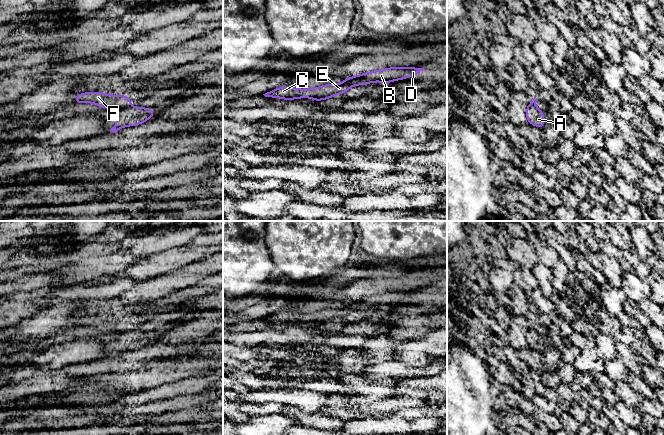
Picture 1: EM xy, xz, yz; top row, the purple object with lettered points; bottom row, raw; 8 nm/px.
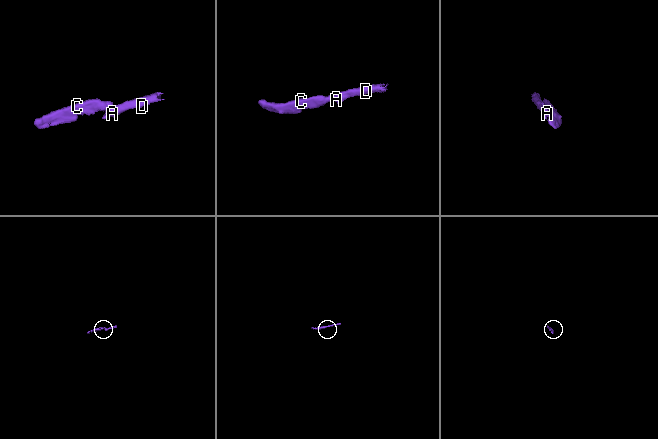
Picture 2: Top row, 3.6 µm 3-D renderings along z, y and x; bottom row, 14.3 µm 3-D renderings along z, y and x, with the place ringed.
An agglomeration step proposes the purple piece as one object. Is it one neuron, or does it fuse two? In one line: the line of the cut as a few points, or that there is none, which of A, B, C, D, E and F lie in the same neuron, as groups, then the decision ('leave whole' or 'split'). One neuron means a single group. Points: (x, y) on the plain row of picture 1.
cut xy (129, 329), (119, 334); groups A B D / C E F; split

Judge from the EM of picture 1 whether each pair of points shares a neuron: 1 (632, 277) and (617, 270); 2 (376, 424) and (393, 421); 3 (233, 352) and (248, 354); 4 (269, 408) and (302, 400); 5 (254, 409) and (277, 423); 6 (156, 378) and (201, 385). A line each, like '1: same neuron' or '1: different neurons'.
1: different neurons
2: same neuron
3: same neuron
4: different neurons
5: different neurons
6: different neurons

